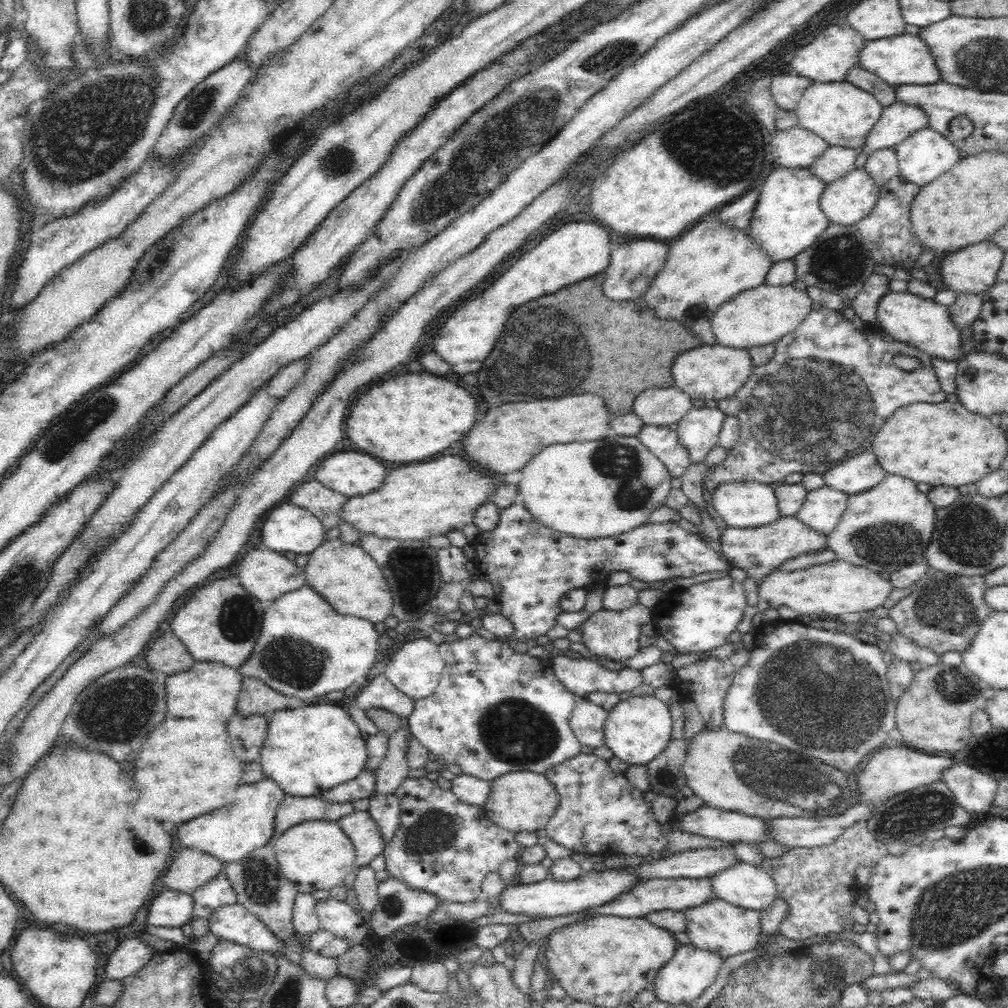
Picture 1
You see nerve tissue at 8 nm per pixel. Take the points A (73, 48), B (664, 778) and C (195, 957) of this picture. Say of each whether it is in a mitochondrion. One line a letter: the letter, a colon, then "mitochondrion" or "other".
A: other
B: mitochondrion
C: other

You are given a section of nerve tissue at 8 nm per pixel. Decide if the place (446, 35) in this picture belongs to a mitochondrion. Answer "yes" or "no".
no

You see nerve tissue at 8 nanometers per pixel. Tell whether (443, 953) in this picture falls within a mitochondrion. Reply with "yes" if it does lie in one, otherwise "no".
no

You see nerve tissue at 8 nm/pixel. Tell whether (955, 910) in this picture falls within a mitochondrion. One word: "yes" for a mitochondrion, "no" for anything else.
yes

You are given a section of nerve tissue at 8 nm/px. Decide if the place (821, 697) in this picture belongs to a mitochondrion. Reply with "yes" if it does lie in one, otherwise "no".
yes

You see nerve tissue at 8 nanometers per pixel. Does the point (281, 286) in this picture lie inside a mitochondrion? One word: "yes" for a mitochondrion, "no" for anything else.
no

